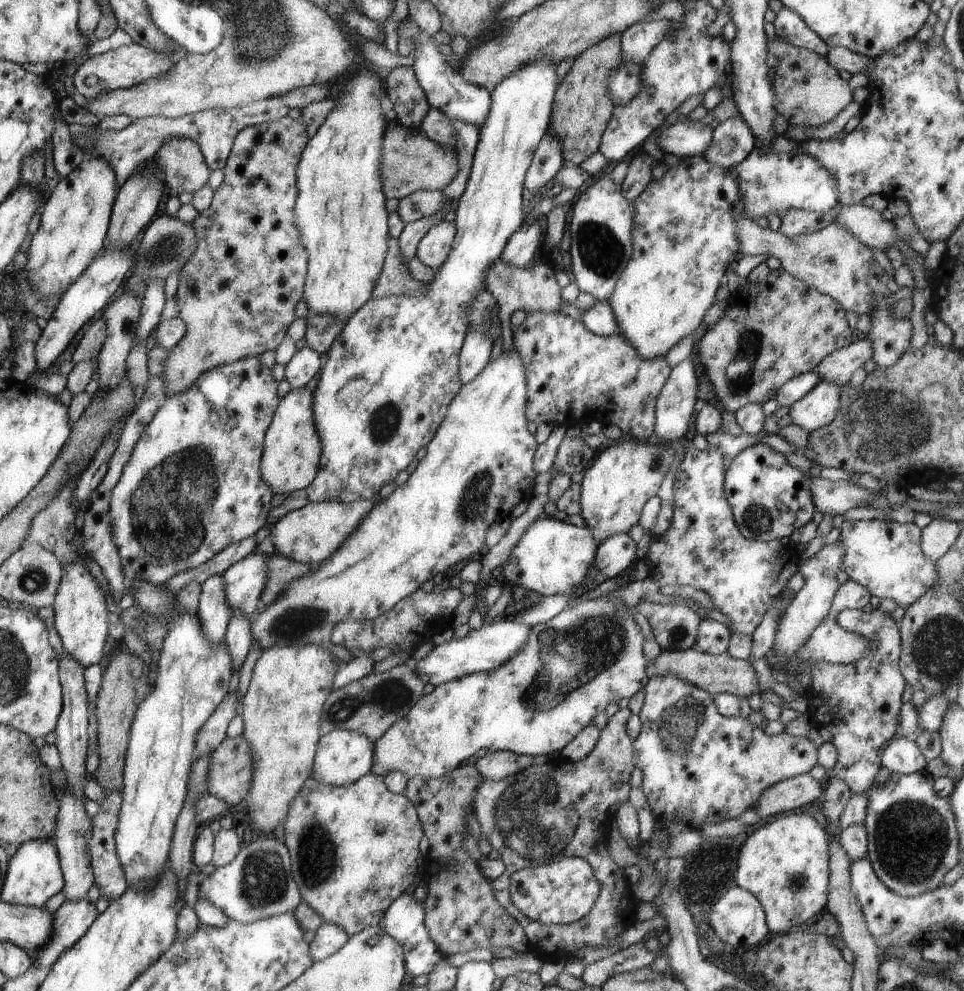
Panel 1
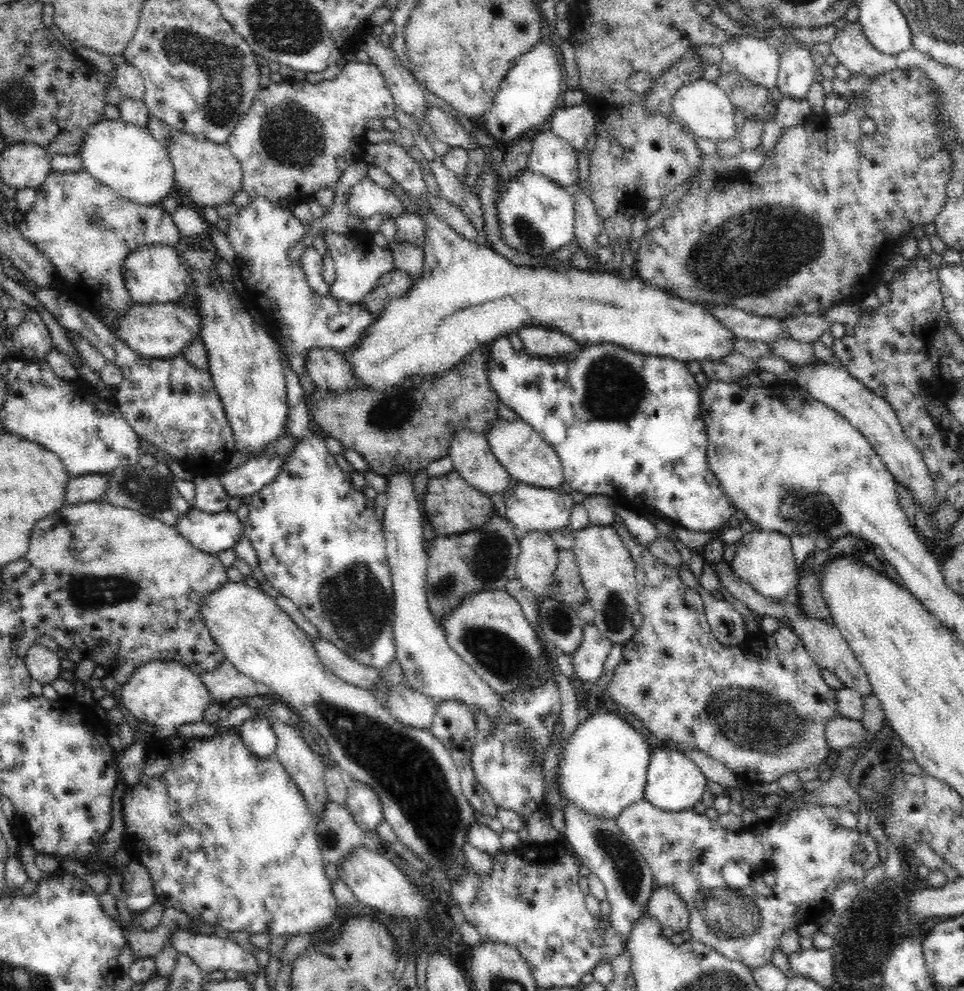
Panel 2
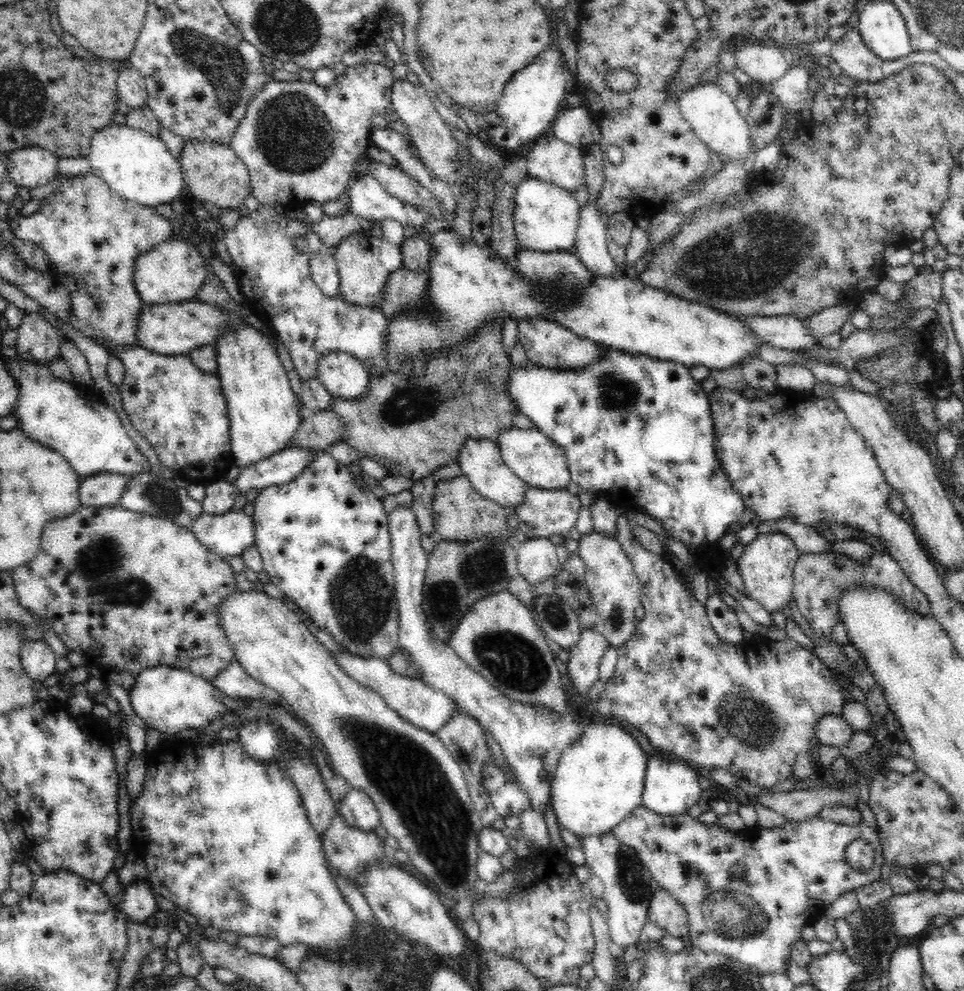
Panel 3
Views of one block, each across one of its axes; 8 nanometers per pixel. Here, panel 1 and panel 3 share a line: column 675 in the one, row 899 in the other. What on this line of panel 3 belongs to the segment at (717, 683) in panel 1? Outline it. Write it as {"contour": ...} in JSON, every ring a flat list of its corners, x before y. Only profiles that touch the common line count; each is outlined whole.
{"contour":[[657,888,649,902,648,921,665,930,669,938,689,935,689,916,686,909,668,891]]}

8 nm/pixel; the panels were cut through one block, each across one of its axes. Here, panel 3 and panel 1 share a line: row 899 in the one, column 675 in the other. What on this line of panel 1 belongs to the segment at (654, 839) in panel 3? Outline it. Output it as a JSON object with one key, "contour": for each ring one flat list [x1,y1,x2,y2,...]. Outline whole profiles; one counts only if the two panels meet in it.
{"contour":[[672,674,653,676,643,688,645,702,638,712,641,730,634,740,638,768,642,771,642,790,653,813,654,832,658,840,670,840,682,832,702,829,706,824,718,824,737,818,758,804,758,798,783,780,802,776,816,766,816,746,808,737,796,738,784,731,769,736,758,725,742,717,725,717,718,712,713,696,680,680]]}

